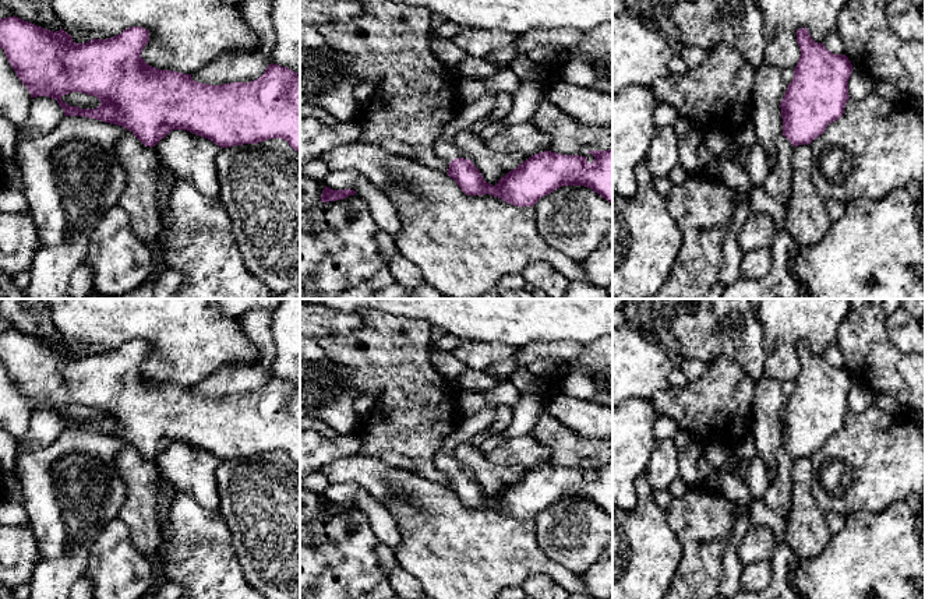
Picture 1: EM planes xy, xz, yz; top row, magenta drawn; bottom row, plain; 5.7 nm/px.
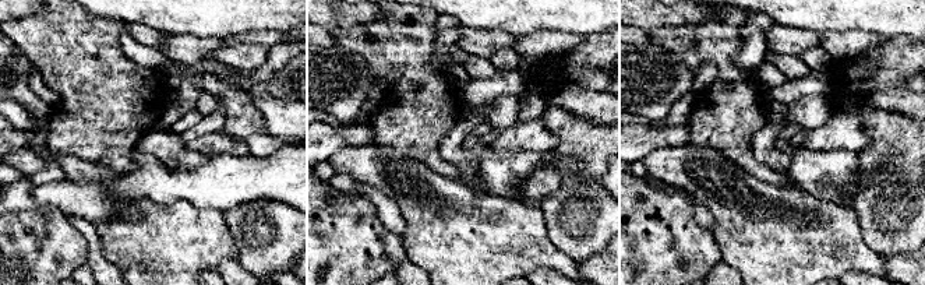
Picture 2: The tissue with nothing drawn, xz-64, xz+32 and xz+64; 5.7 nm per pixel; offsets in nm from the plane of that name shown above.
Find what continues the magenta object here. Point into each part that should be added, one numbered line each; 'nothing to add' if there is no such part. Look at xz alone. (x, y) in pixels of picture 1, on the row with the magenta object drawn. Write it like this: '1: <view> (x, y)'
1: xz (444, 148)

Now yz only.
1: yz (777, 185)

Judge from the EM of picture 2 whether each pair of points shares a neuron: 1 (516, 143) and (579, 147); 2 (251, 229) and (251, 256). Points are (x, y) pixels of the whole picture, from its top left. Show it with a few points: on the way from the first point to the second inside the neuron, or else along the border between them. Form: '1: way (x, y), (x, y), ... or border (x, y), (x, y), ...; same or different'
1: border (542, 116), (557, 139), (547, 154); different
2: way (251, 236), (251, 249); same

